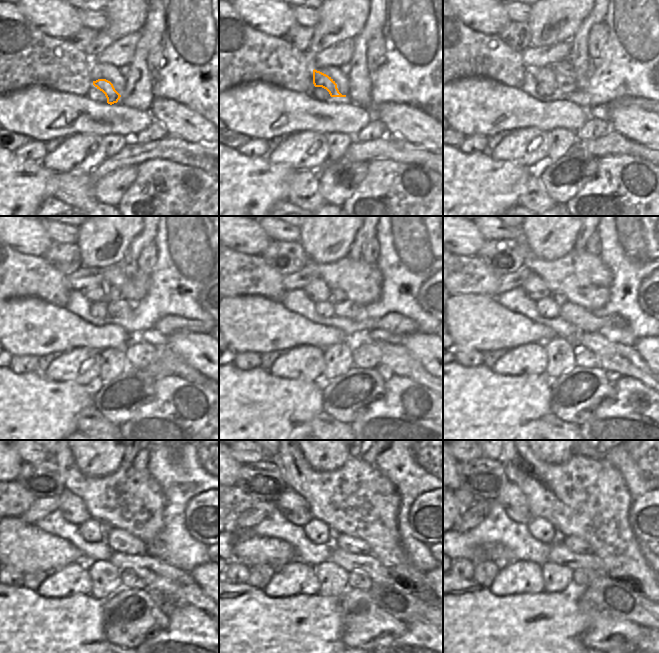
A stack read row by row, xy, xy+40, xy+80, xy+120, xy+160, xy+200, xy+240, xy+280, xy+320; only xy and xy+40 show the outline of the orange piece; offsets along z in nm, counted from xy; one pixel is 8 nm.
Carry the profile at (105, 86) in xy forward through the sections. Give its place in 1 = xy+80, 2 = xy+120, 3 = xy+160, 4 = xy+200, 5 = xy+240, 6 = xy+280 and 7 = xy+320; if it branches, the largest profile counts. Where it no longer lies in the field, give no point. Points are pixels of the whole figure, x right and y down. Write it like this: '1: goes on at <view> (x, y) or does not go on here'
1: goes on at xy+80 (545, 75)
2: goes on at xy+120 (99, 293)
3: goes on at xy+160 (317, 290)
4: goes on at xy+200 (535, 288)
5: goes on at xy+240 (73, 508)
6: goes on at xy+280 (295, 509)
7: goes on at xy+320 (511, 498)

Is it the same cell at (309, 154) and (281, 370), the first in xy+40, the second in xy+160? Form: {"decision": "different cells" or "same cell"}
{"decision": "same cell"}

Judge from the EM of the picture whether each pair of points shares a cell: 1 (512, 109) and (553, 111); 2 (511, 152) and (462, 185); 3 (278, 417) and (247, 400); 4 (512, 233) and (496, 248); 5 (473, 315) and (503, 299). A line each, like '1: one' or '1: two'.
1: one
2: two
3: one
4: two
5: two

